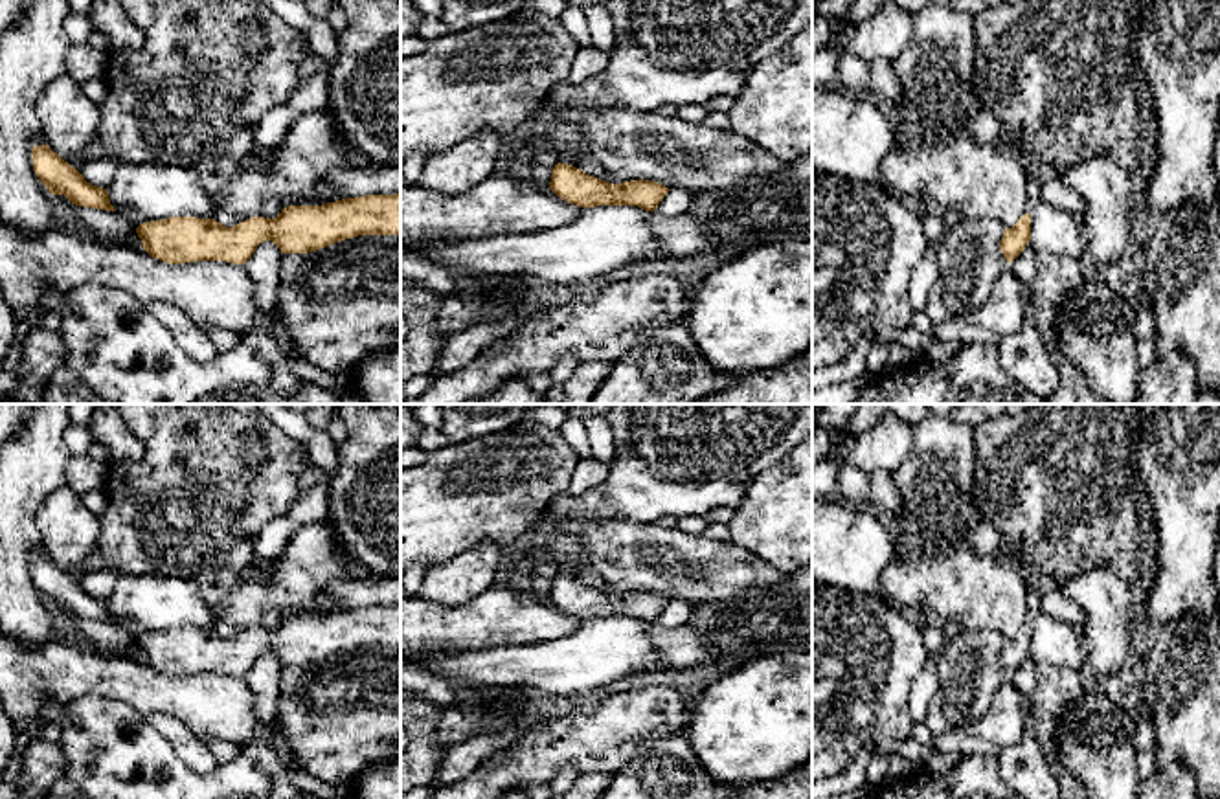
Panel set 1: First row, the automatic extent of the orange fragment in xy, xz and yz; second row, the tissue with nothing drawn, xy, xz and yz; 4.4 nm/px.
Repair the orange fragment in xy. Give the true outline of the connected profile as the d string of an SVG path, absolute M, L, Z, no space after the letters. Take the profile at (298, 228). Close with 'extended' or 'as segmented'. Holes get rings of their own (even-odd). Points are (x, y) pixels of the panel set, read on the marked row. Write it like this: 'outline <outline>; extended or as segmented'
outline M401 193L342 198L322 206L287 206L276 219L252 217L232 228L215 219L169 217L136 228L143 250L164 263L226 261L244 264L257 246L272 241L281 253L309 253L358 235L401 235Z; as segmented

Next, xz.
outline M560 162L551 169L549 189L579 208L638 206L645 211L654 211L671 191L652 180L610 184Z; as segmented

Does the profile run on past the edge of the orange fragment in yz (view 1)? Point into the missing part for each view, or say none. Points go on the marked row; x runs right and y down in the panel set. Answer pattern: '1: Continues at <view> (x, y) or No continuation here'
1: No continuation here

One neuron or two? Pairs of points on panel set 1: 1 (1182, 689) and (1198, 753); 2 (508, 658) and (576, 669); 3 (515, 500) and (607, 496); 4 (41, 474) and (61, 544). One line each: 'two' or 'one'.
1: one
2: one
3: two
4: two

